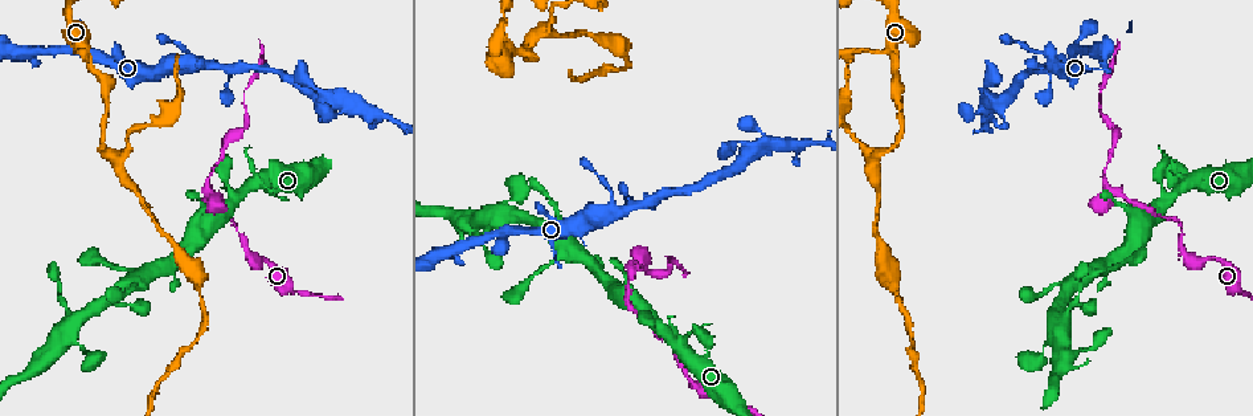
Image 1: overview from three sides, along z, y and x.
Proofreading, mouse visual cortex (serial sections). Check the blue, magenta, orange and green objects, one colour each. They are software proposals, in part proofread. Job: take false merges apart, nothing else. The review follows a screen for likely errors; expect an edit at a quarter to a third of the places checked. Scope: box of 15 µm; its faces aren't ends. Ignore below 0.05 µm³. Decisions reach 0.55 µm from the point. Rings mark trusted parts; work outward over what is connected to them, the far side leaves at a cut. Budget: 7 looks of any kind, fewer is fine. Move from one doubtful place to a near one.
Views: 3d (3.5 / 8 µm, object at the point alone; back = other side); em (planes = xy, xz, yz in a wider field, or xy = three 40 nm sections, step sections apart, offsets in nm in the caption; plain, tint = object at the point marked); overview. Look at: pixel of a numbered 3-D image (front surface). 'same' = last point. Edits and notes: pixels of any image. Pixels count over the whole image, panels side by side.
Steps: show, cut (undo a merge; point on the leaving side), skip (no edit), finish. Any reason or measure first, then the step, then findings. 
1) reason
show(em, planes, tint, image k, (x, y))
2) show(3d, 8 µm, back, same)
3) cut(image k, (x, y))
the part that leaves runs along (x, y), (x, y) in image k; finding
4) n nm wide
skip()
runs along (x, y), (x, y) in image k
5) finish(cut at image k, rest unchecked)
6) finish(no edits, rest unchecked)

a fork
show(3d, 8 µm, back, image 1, (182, 66))

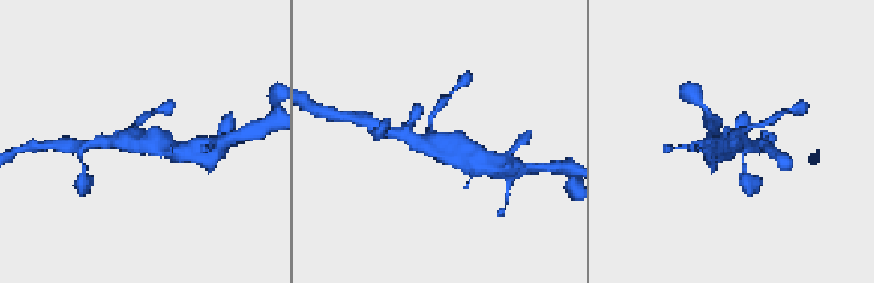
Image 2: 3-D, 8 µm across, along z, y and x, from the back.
zoom in
show(3d, 3.5 µm, back, image 2, (734, 137))

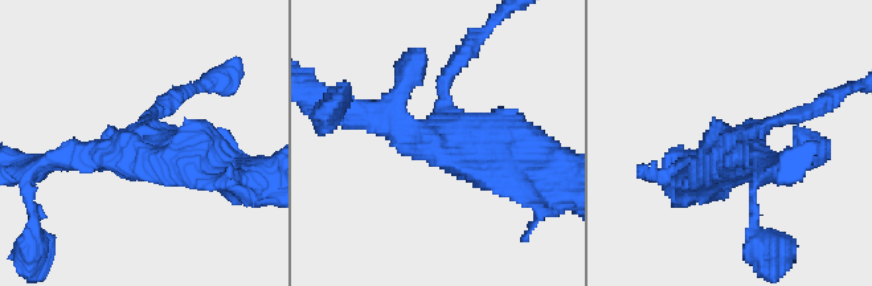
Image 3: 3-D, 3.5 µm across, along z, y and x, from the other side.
3 arms; arms of 150, 350, 450 nm
show(em, xy, step 3, tint, image 3, (162, 156))

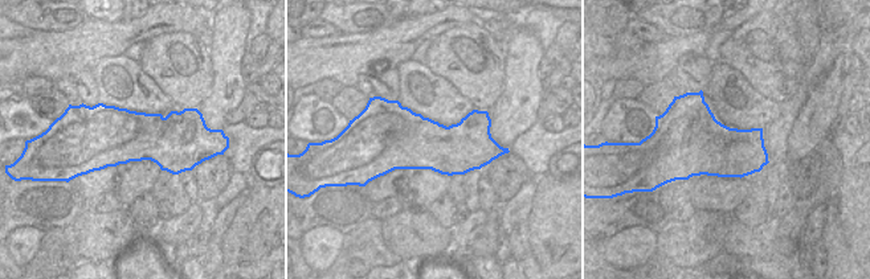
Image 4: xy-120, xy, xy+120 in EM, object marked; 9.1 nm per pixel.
skip()
runs along (537, 162), (371, 118) in image 3; one cell here

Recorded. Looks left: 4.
thick turns thin
show(3d, 3.5 µm, image 1, (292, 292))

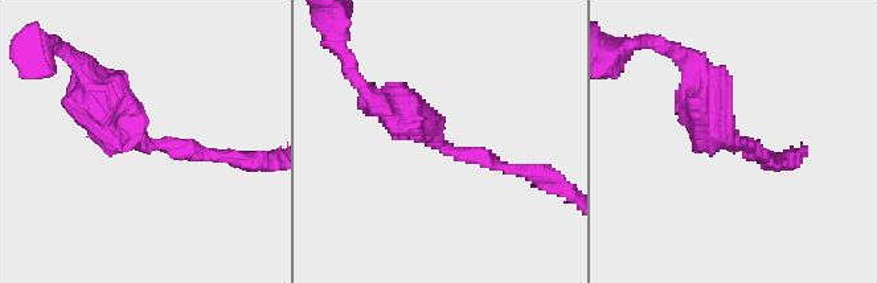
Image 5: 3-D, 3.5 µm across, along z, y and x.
arms of 150, 450 nm; now the EM
show(em, xy, step 2, tint, image 5, (445, 147))

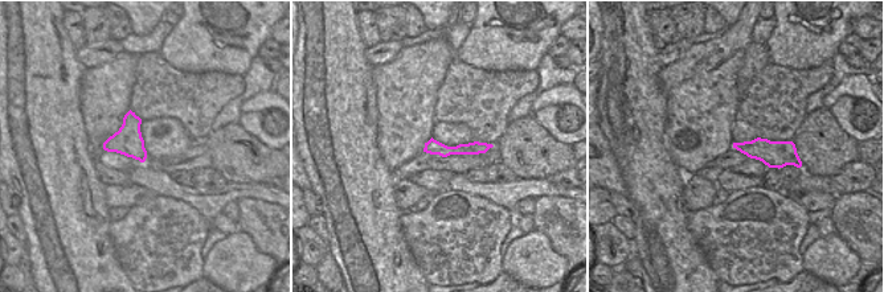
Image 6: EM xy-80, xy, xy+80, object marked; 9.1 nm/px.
skip()
runs along (428, 146), (441, 149), (485, 147) in image 6; continuous, no second cell

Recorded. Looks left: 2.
sharp bend
show(3d, 8 µm, image 1, (1179, 224))

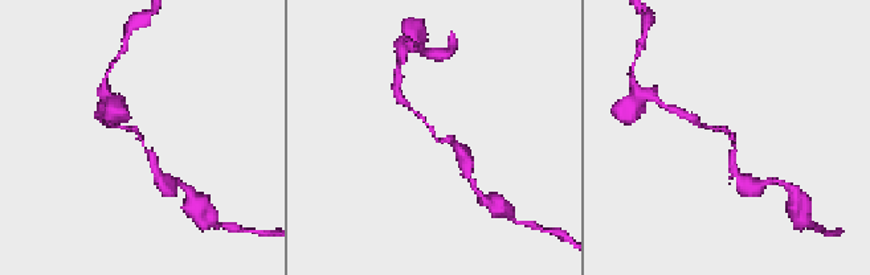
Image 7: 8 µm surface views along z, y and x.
need the tissue
show(em, planes, tint, image 7, (434, 138))

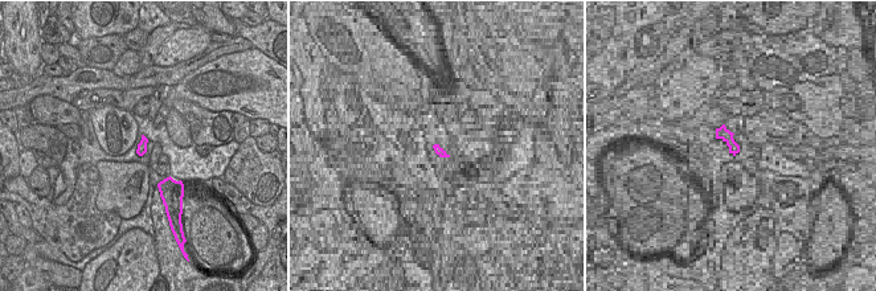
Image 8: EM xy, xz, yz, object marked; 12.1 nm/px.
skip()
runs along (155, 167), (139, 132), (115, 127) in image 7; continuous, no second cell

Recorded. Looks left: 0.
finish(no edits, rest unchecked)

